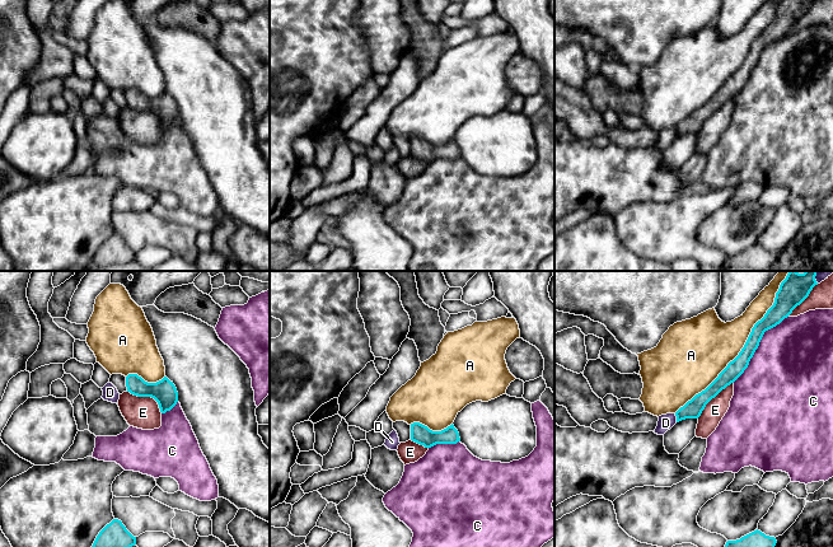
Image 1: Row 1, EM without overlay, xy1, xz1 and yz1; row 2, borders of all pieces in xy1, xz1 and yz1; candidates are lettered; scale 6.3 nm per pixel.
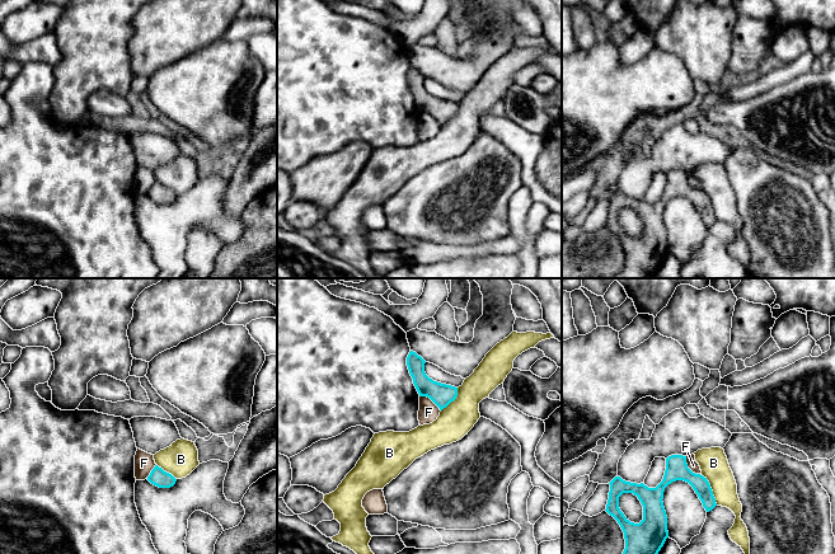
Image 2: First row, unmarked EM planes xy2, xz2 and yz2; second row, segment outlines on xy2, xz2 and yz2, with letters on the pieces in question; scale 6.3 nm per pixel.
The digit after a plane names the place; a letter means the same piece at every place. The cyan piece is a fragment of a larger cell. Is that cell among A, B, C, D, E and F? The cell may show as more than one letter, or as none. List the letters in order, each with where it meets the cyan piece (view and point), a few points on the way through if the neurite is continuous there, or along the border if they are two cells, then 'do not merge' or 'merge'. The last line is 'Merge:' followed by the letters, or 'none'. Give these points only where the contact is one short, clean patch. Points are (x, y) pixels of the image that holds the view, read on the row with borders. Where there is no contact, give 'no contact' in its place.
A: contact yz1 (744, 345); do not merge
B: contact yz2 (711, 489); do not merge
C: contact yz1 (758, 345); do not merge
D: contact yz1 (677, 417); do not merge
E: contact xy1 (146, 396); merge
F: contact yz2 (688, 468); border yz2 (685, 456), (686, 465), (700, 475); do not merge
Merge: E

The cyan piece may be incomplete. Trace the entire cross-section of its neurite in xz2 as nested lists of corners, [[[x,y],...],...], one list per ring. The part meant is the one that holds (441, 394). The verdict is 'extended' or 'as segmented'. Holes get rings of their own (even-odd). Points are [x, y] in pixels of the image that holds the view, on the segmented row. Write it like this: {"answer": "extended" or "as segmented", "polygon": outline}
{"answer": "as segmented", "polygon": [[[411,351],[407,366],[419,396],[430,398],[442,410],[458,396],[458,388],[430,379],[424,372],[426,361]]]}

